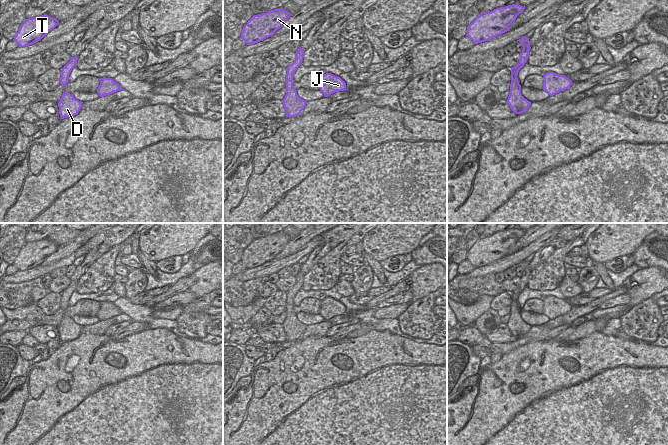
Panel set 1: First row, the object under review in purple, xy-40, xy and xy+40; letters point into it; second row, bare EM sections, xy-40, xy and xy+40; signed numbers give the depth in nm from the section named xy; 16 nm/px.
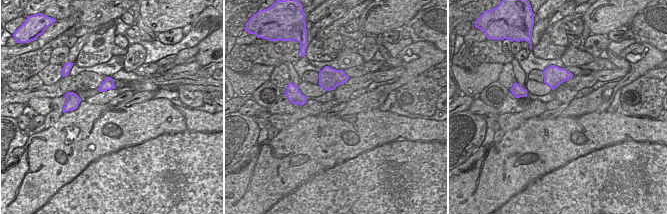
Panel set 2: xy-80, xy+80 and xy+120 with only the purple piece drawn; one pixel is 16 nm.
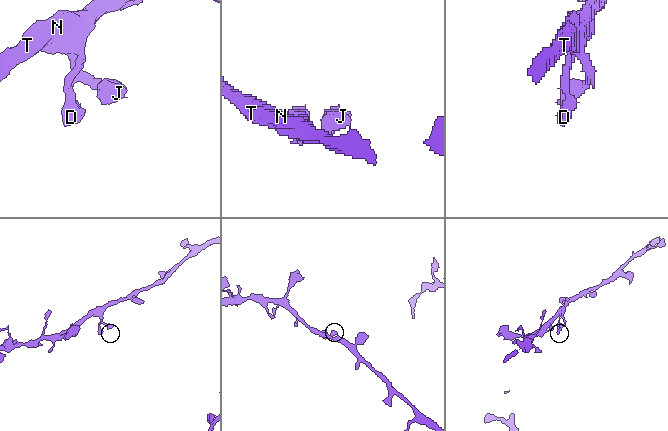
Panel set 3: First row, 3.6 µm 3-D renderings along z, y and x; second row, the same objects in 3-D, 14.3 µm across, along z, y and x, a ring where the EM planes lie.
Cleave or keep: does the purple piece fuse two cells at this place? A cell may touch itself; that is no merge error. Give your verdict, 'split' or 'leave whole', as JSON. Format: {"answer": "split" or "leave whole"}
{"answer": "leave whole"}

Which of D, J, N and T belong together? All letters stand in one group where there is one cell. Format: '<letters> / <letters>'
D J N T

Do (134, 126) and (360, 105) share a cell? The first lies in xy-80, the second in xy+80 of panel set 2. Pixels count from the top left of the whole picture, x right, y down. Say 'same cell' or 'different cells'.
different cells

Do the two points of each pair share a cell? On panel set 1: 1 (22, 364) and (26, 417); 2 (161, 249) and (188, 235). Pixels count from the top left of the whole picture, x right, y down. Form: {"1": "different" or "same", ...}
{"1": "different", "2": "same"}

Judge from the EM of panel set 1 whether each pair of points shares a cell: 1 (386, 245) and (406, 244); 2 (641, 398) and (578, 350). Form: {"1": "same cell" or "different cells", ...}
{"1": "same cell", "2": "same cell"}

